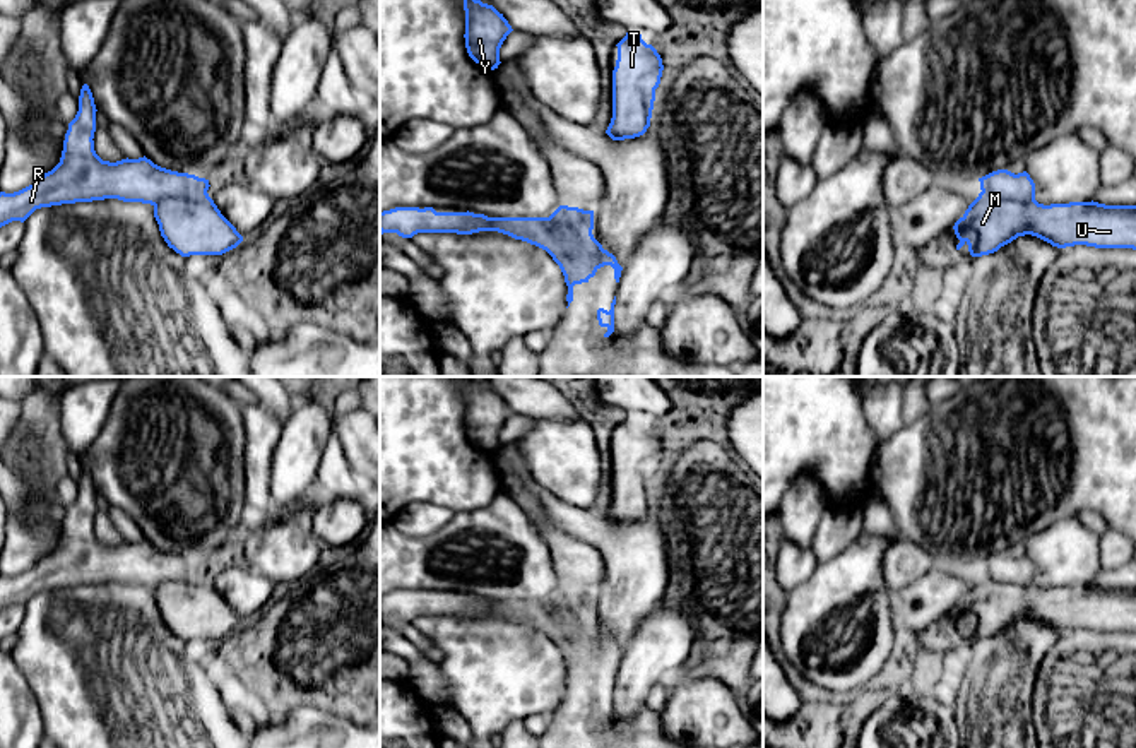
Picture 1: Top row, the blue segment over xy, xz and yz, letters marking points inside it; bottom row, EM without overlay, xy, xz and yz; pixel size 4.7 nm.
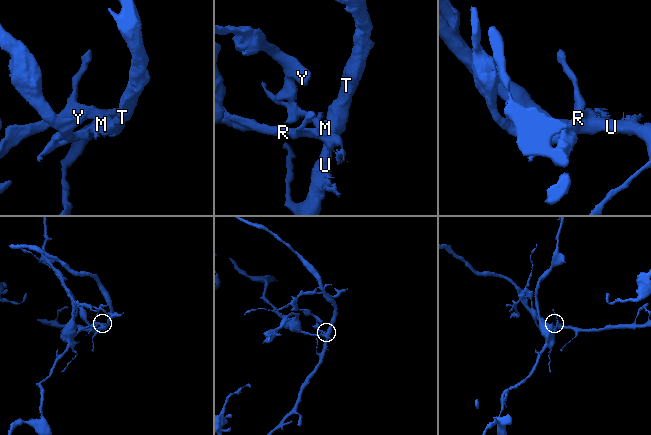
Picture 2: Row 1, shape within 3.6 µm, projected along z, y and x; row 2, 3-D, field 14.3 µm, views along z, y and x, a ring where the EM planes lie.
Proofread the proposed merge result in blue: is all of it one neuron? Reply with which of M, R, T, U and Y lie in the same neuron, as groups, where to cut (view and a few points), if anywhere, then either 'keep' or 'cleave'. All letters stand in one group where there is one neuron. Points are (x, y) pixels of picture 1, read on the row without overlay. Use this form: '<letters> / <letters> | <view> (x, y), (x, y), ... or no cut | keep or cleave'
M T U Y / R | yz (981, 575), (1022, 586), (1035, 584) | cleave

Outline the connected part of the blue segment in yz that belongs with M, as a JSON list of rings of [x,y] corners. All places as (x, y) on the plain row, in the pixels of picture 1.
[[[980,575],[953,613],[960,623],[956,633],[967,626],[972,640],[994,637],[1025,618],[1057,632],[1086,628],[1136,633],[1136,589],[1105,589],[1093,584],[1021,587]]]

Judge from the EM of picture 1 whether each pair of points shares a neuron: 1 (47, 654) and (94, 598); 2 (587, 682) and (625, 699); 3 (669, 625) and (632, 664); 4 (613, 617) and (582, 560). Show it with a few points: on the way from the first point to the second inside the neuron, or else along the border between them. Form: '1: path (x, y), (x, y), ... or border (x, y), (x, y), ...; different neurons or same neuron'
1: path (47, 632), (47, 611), (62, 596), (72, 596); same neuron
2: border (621, 654), (615, 688), (615, 712), (611, 716); different neurons
3: path (661, 635), (642, 654); same neuron
4: border (597, 550), (604, 563), (604, 582), (594, 594); different neurons

